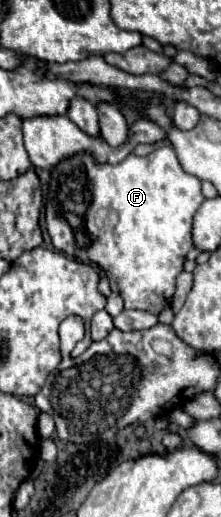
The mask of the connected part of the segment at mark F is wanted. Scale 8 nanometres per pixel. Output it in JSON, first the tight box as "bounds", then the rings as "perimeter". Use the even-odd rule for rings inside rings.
{"bounds":[46,147,204,315],"perimeter":[[[160,147],[160,149],[152,151],[152,153],[148,153],[146,157],[138,157],[138,155],[130,153],[130,155],[128,155],[122,163],[118,163],[118,165],[98,165],[98,167],[96,167],[96,161],[94,161],[90,155],[84,153],[84,155],[76,155],[74,159],[62,161],[60,165],[56,165],[56,169],[52,169],[52,181],[50,181],[48,201],[46,201],[46,227],[48,227],[48,233],[50,233],[52,243],[54,243],[56,249],[64,251],[66,255],[70,255],[70,257],[74,257],[74,259],[78,259],[78,261],[94,261],[94,263],[98,263],[98,265],[106,271],[106,275],[108,275],[108,279],[110,279],[110,285],[112,285],[112,291],[118,293],[118,295],[122,295],[126,309],[142,309],[142,311],[148,311],[148,313],[158,315],[160,311],[164,311],[164,309],[170,307],[172,295],[174,295],[174,291],[176,291],[176,277],[184,271],[186,253],[188,253],[190,247],[194,245],[194,243],[192,243],[192,219],[194,219],[194,213],[196,213],[202,201],[204,201],[204,199],[202,199],[200,179],[196,179],[194,175],[188,175],[188,173],[180,167],[180,161],[176,159],[176,153],[172,151],[172,147]],[[82,163],[84,163],[84,175],[86,175],[86,179],[88,179],[88,191],[92,191],[90,203],[88,203],[88,211],[80,209],[80,205],[78,205],[78,191],[76,191],[76,187],[78,187],[78,179],[76,179],[76,177],[78,177],[78,165],[82,167]]]}

